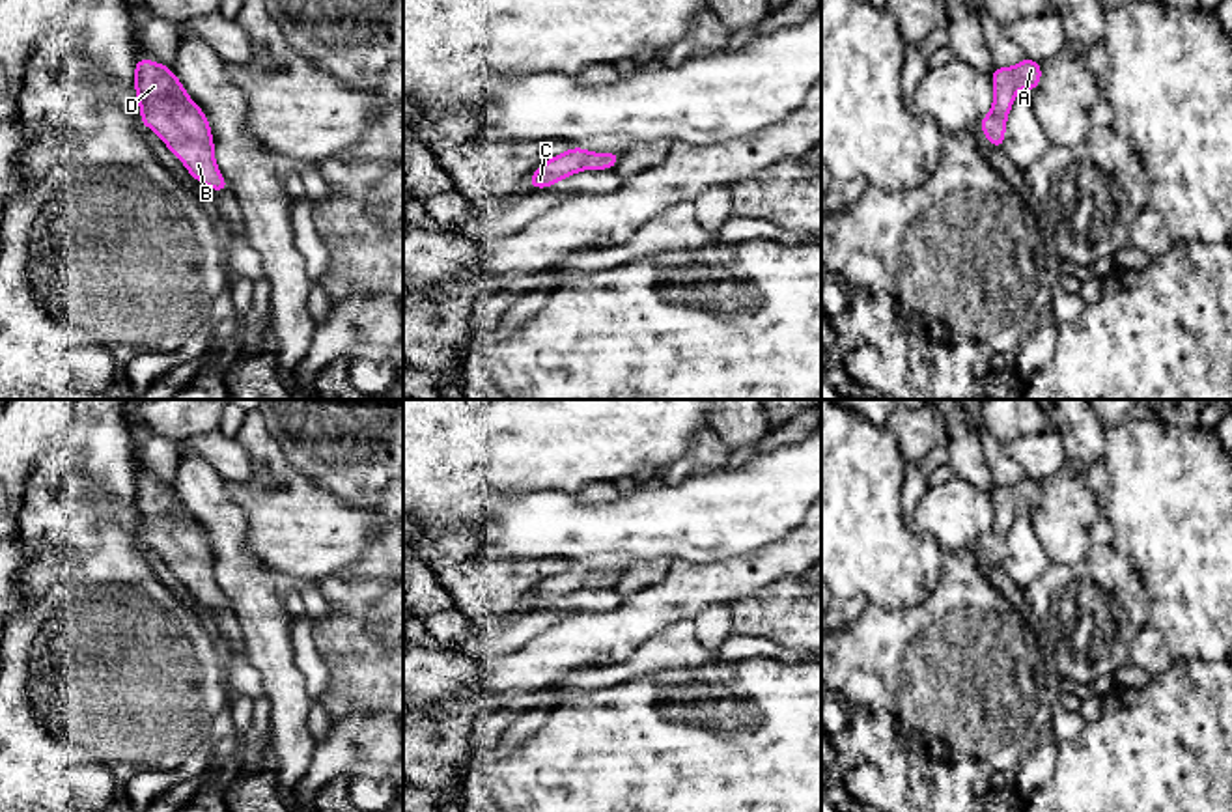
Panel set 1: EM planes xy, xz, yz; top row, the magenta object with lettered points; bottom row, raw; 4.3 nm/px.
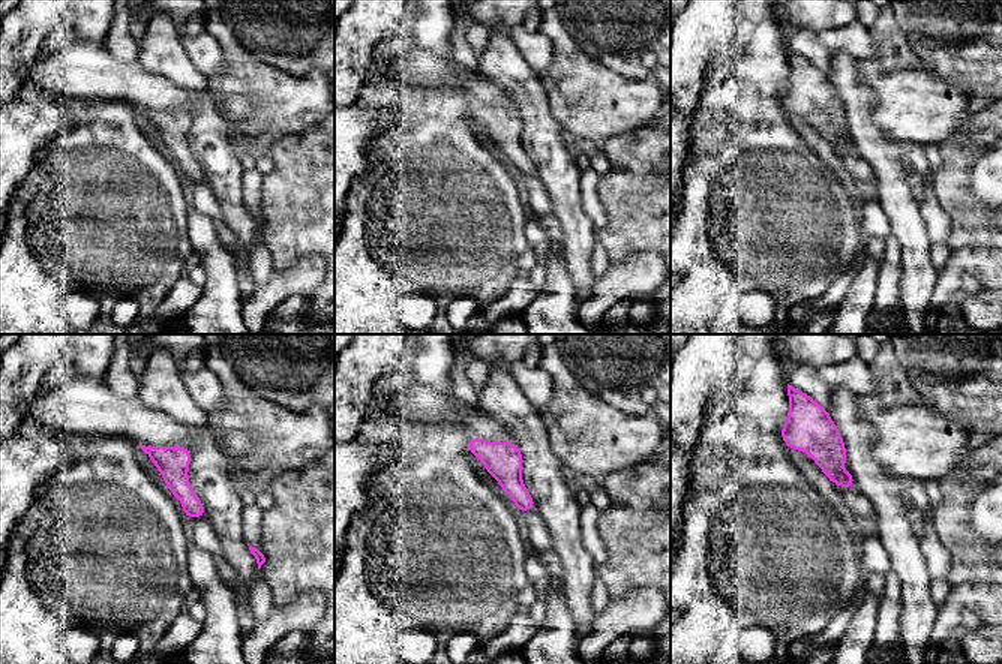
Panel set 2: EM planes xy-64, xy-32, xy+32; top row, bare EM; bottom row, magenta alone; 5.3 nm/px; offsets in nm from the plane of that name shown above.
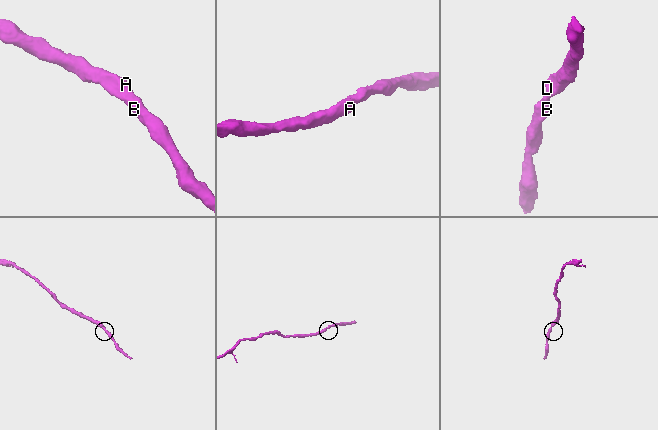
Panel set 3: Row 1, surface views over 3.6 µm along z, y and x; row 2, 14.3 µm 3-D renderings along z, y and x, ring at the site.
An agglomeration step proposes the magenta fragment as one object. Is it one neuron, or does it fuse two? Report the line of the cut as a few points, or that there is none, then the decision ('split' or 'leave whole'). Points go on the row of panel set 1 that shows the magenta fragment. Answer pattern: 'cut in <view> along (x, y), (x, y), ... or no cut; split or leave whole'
no cut; leave whole

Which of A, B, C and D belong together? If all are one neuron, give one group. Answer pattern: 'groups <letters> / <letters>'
groups A B C D

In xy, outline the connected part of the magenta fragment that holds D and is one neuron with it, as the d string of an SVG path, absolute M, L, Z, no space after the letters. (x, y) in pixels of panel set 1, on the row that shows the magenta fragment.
M147 58L134 62L140 121L155 131L187 172L207 189L230 190L215 162L215 138L205 112L189 97L175 73Z

